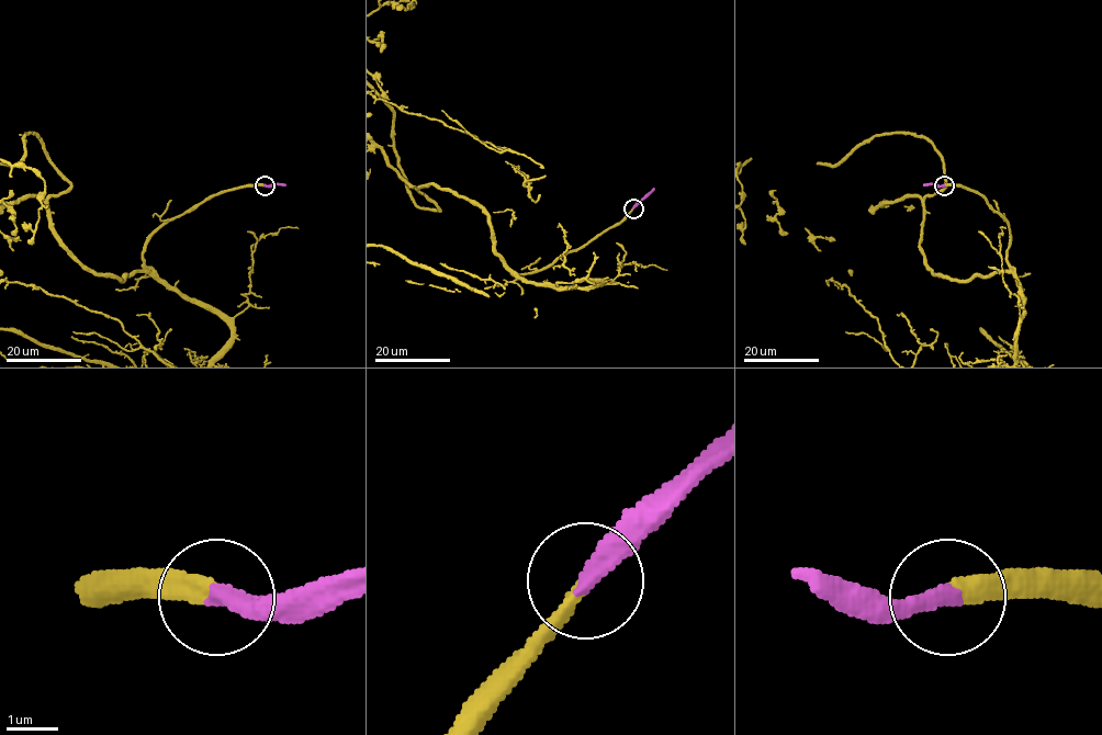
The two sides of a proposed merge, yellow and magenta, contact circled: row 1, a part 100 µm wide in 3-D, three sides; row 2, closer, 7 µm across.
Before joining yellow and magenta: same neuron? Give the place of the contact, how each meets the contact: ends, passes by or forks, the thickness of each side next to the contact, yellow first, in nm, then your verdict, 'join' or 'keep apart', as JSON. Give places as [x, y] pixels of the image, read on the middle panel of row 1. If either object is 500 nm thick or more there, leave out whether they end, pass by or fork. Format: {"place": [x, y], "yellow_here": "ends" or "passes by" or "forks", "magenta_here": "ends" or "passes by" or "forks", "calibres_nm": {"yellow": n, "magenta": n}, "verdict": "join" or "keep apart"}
{"place": [633, 208], "yellow_here": "ends", "magenta_here": "ends", "calibres_nm": {"yellow": 320, "magenta": 400}, "verdict": "join"}

